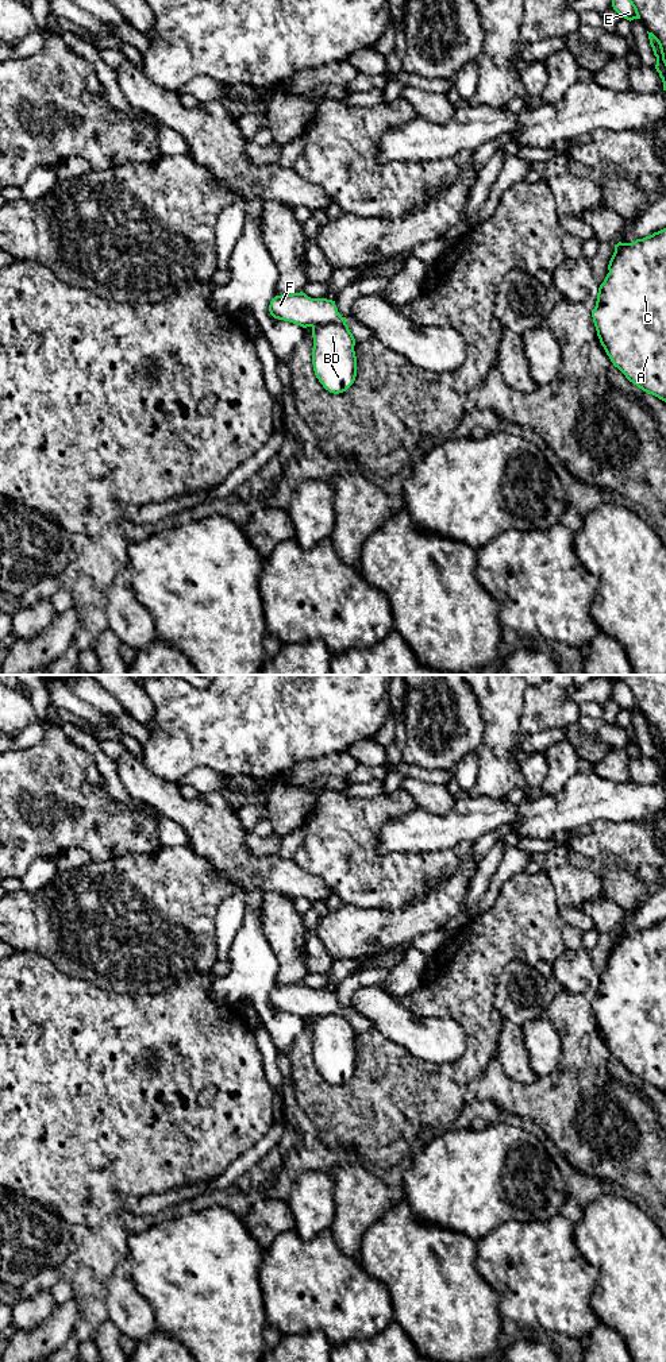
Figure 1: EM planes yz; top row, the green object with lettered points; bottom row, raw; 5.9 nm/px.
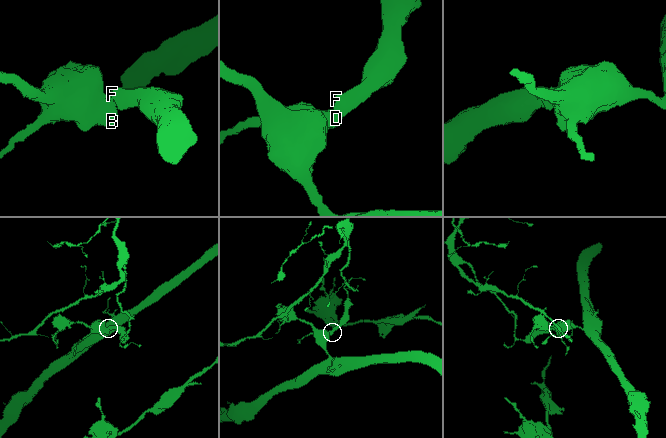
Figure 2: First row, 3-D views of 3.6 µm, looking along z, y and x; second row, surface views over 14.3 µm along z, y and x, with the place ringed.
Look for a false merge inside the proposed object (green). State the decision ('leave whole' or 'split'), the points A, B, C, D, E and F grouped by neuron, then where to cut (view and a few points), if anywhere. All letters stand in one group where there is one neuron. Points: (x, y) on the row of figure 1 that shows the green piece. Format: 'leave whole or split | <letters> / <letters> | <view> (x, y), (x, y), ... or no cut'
split | A B C D E / F | yz (345, 323), (315, 323), (311, 325)

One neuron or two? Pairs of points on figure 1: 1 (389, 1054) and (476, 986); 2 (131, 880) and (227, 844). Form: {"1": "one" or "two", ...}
{"1": "one", "2": "two"}

